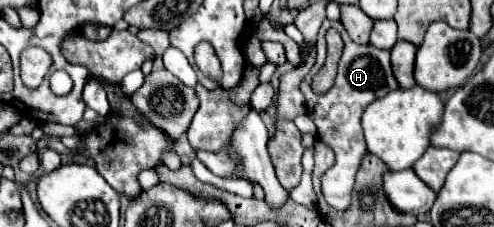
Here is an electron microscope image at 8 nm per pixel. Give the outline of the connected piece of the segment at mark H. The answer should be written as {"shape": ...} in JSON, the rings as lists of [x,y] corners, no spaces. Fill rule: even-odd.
{"shape":[[[339,20],[323,22],[323,26],[319,30],[319,40],[317,40],[317,58],[315,58],[313,68],[301,82],[301,92],[307,102],[307,116],[317,126],[319,140],[325,142],[335,152],[335,164],[321,176],[321,192],[325,196],[325,202],[329,206],[333,206],[335,210],[347,210],[357,168],[359,168],[363,156],[367,154],[367,146],[365,146],[363,130],[361,130],[361,114],[367,104],[371,104],[377,98],[383,98],[385,94],[389,94],[395,88],[397,88],[397,80],[393,78],[393,72],[391,72],[389,50],[379,50],[375,46],[361,46],[361,44],[353,42]],[[329,28],[339,30],[345,48],[343,48],[343,54],[341,54],[341,60],[337,66],[337,78],[335,78],[333,88],[327,94],[313,94],[311,78],[315,76],[315,72],[319,72],[319,68],[323,64],[323,34]]]}

